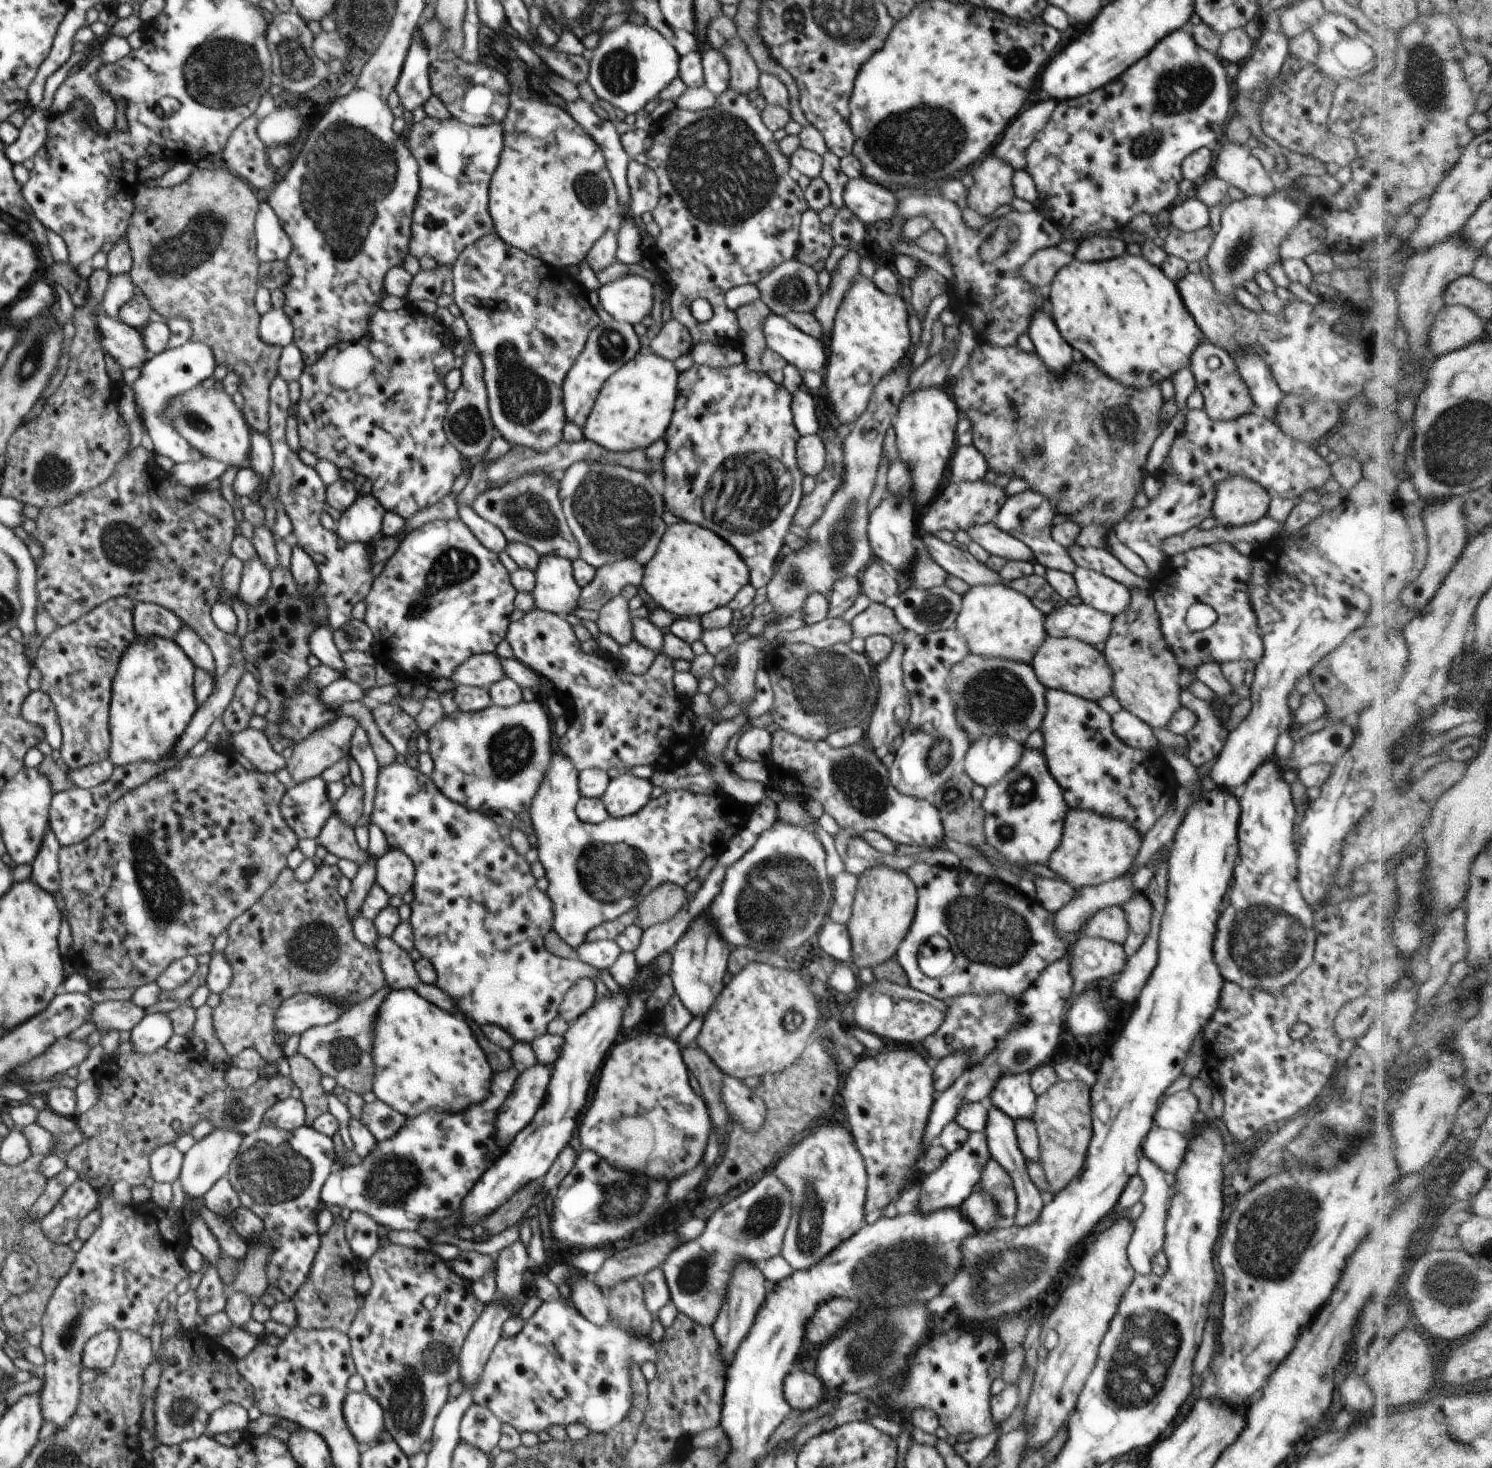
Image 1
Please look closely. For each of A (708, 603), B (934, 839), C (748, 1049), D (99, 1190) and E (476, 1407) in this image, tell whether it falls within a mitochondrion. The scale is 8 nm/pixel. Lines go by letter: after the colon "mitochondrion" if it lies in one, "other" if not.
A: other
B: other
C: other
D: other
E: other

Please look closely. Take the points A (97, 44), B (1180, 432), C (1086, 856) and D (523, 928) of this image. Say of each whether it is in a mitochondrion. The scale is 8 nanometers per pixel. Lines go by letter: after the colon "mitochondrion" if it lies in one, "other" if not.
A: other
B: other
C: other
D: other

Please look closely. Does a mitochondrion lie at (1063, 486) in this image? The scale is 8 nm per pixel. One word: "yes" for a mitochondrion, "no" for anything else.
yes

